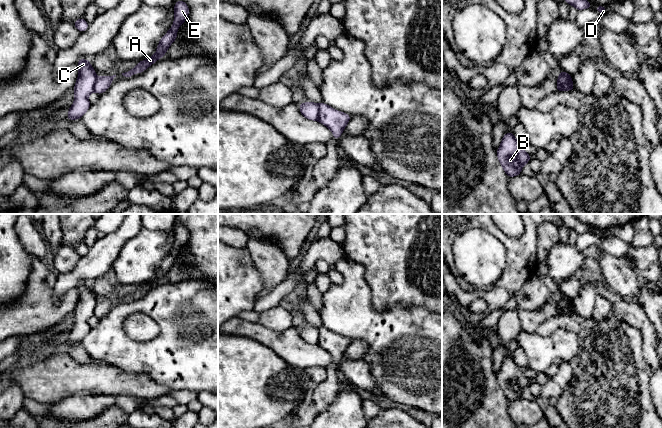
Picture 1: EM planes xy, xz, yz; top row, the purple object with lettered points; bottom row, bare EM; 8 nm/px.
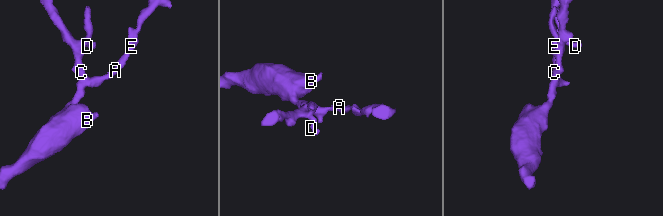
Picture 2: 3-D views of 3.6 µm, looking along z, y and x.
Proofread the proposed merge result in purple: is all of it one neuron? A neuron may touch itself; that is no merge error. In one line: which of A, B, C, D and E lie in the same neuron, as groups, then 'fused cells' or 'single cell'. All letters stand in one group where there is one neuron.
groups A E / B C D; fused cells

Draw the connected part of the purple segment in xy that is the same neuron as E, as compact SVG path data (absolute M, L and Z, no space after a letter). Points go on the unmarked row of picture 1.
M177 224L174 229L174 235L175 235L174 247L172 251L169 253L169 255L159 265L156 277L152 281L144 285L138 285L138 288L136 289L136 291L125 297L122 297L123 300L131 301L136 297L142 297L146 292L150 291L158 283L165 280L167 273L170 271L173 265L176 264L177 262L178 251L183 246L186 245L189 239L189 231L182 224Z

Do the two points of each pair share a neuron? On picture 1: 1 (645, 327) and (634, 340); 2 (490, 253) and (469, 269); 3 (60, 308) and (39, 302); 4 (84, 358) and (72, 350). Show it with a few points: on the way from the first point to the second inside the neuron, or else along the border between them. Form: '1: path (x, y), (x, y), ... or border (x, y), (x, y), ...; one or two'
1: border (620, 320), (639, 330), (644, 356); two
2: path (484, 257), (479, 257), (475, 263); one
3: path (55, 308), (44, 307); one
4: path (81, 356), (75, 350); one

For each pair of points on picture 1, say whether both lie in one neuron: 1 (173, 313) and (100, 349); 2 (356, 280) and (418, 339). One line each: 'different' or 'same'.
1: same
2: same

